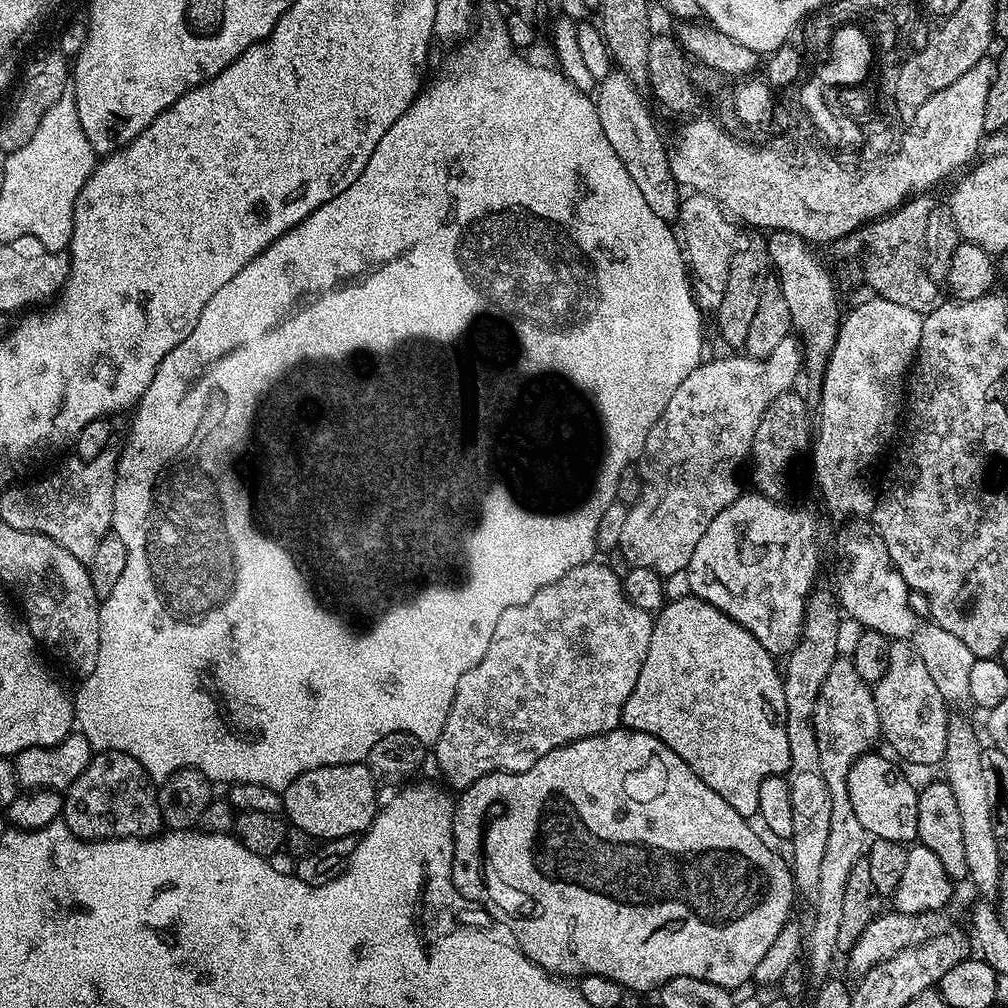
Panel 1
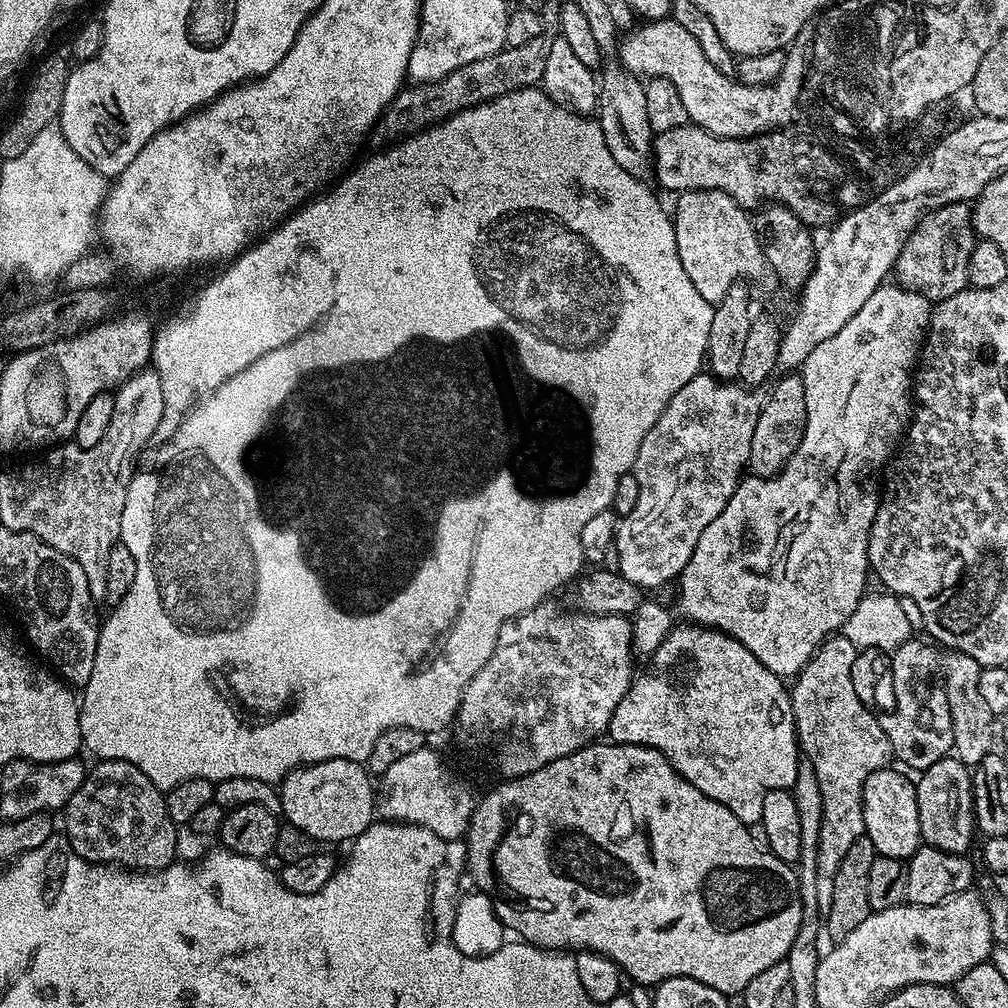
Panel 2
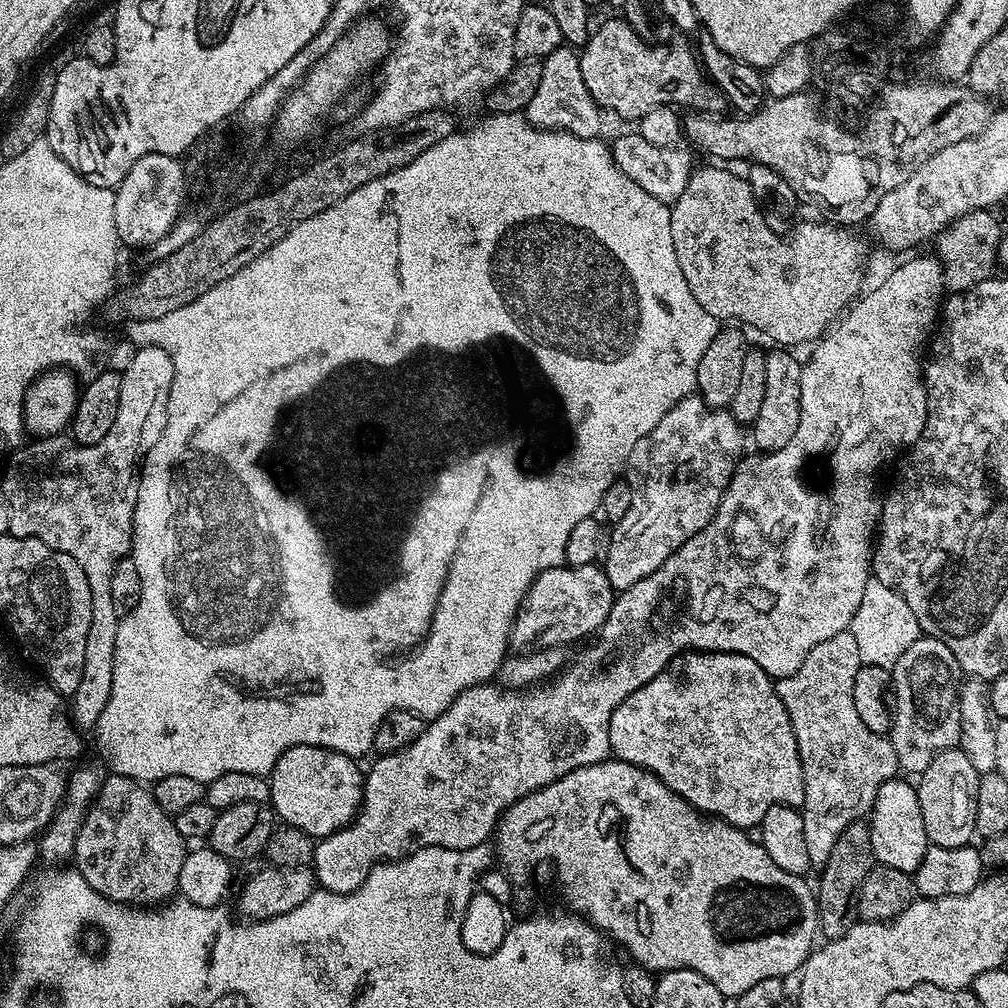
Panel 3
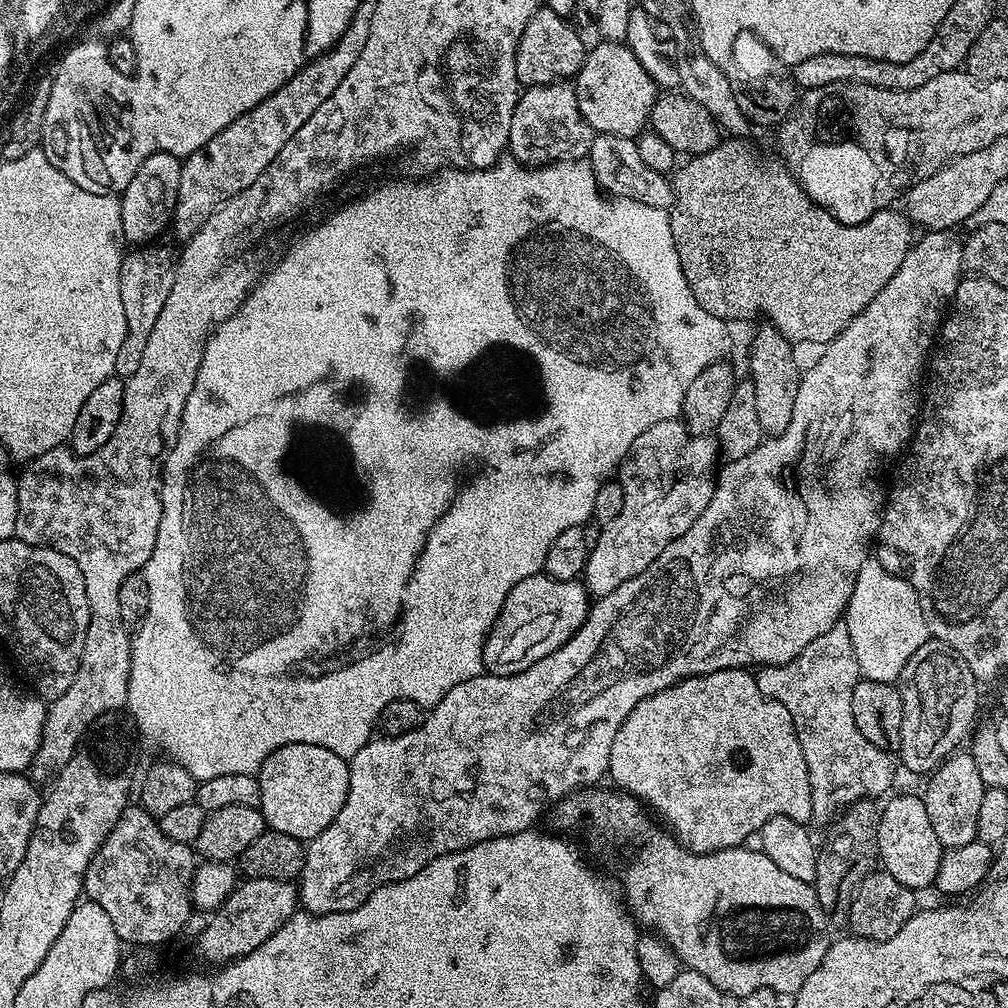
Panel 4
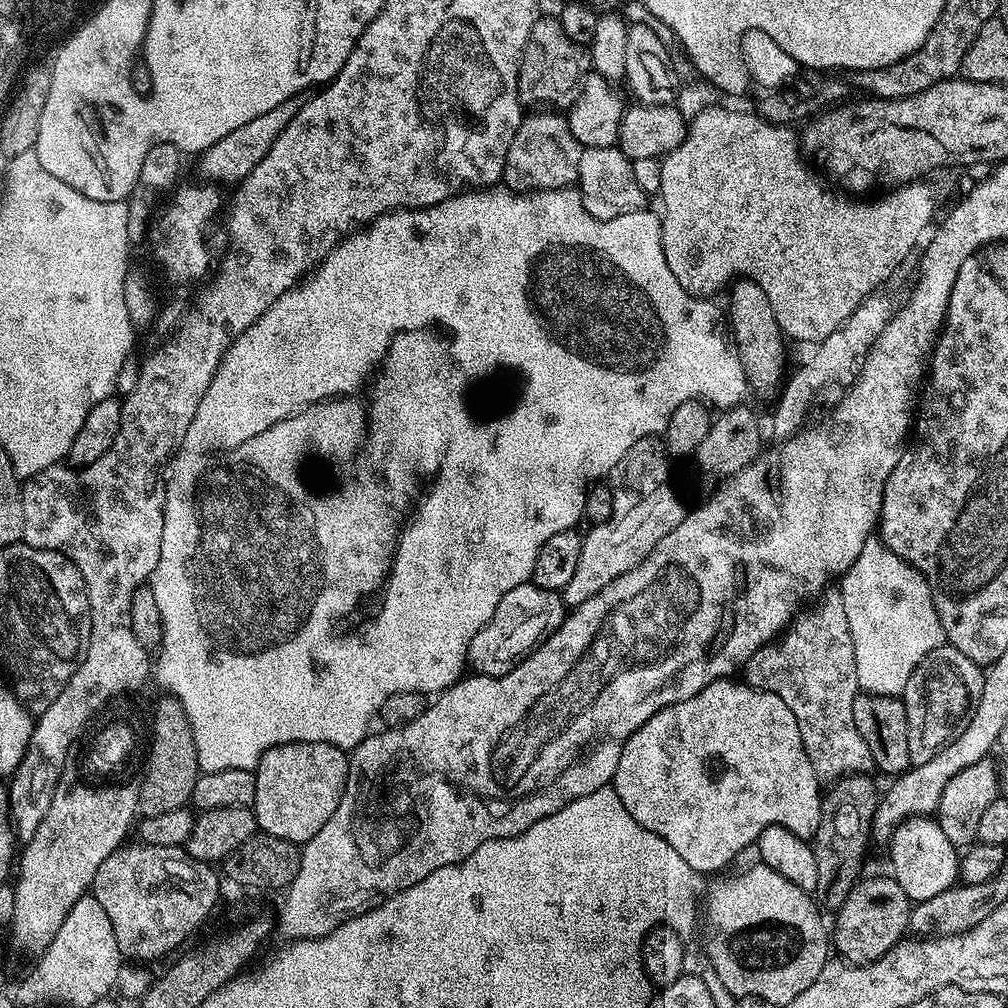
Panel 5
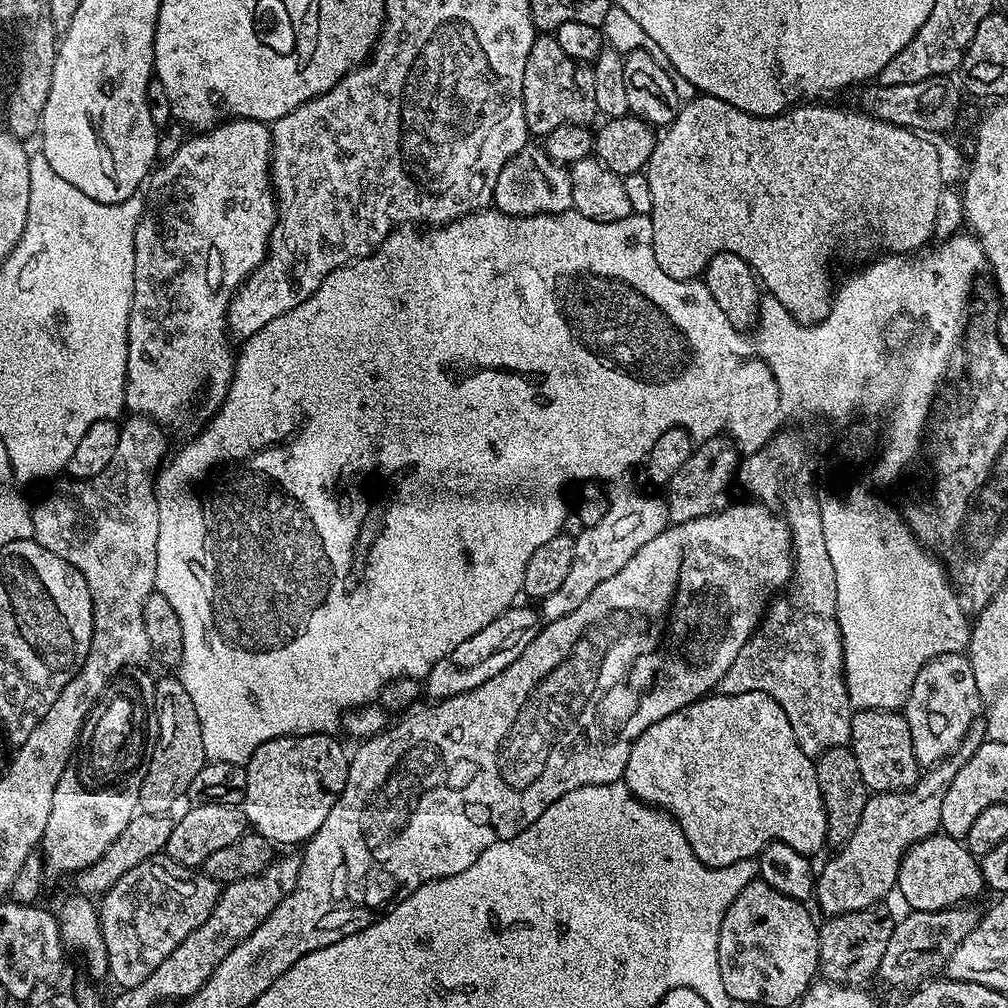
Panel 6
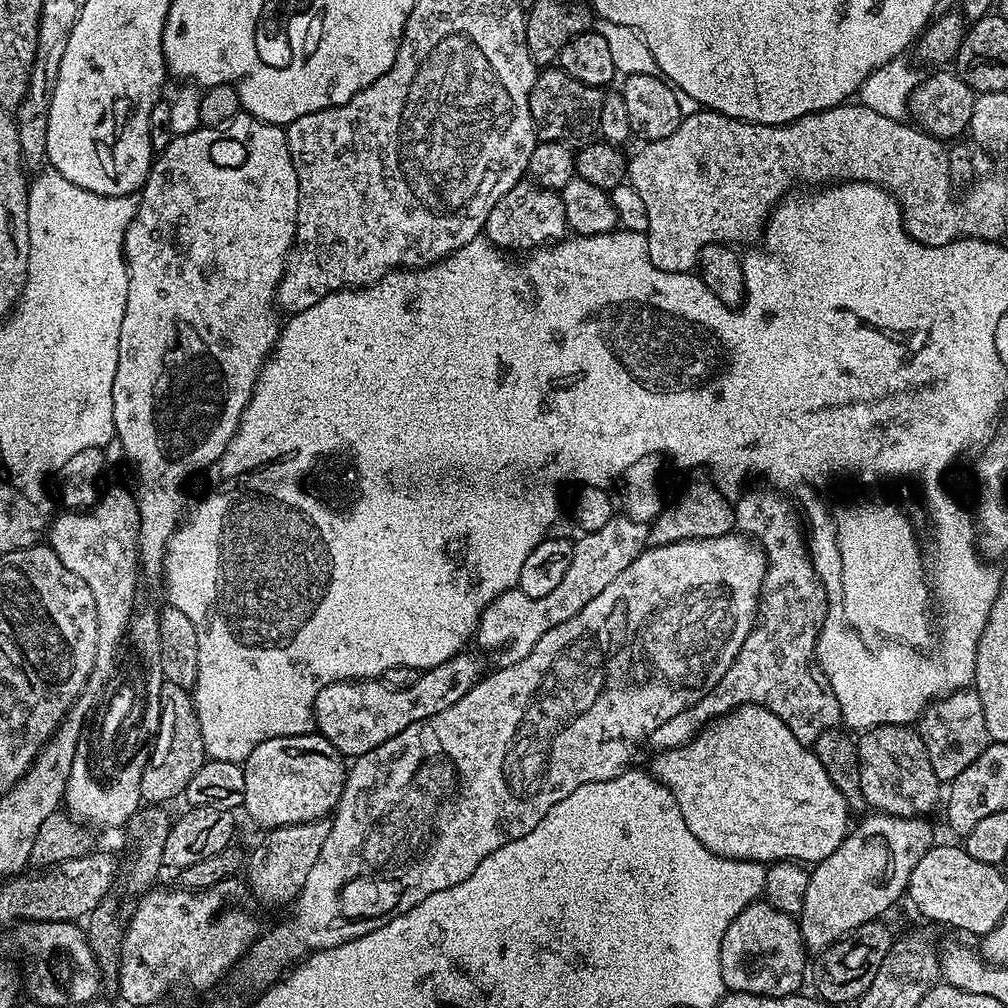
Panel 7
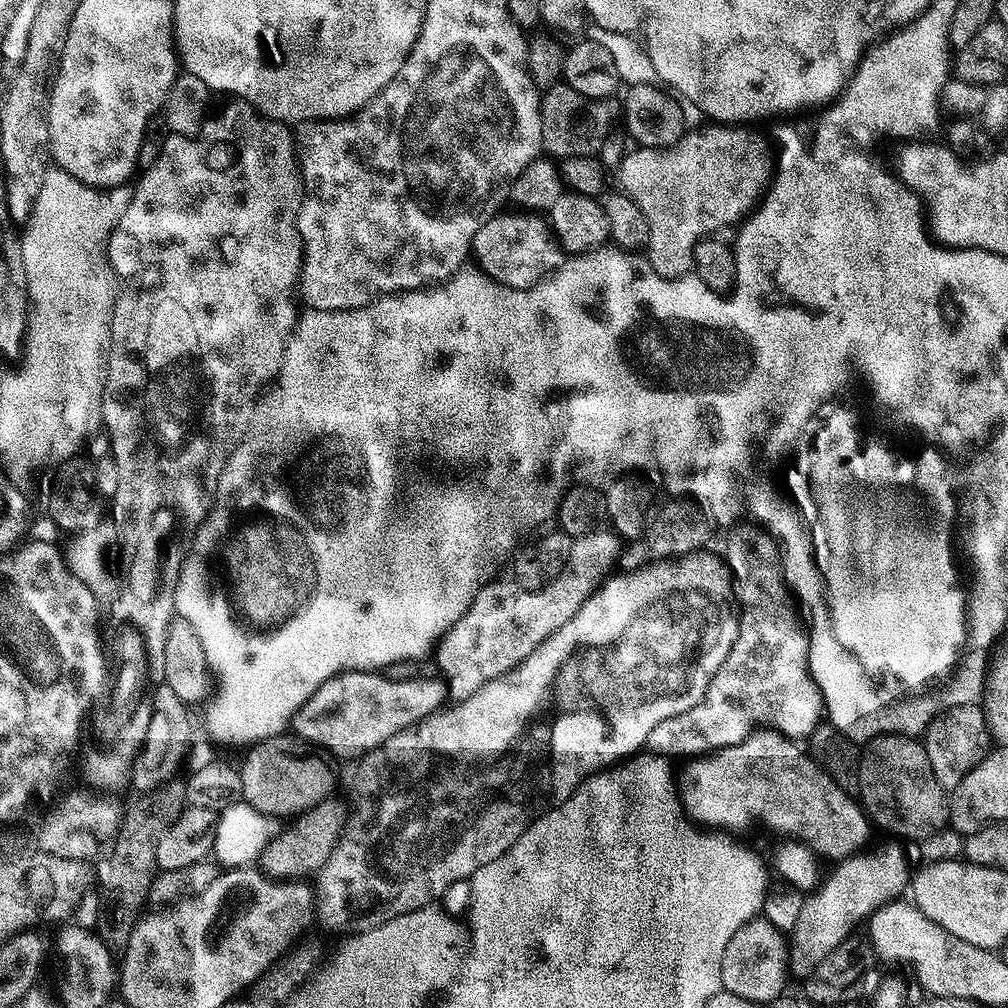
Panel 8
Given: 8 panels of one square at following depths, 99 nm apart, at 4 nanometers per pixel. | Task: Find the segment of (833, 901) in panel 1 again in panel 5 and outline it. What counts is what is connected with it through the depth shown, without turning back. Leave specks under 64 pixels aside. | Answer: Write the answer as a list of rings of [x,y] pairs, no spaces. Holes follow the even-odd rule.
[[[840,590],[832,591],[825,591],[811,607],[801,611],[783,635],[762,645],[742,669],[743,679],[750,687],[778,694],[778,698],[790,706],[790,714],[794,714],[802,734],[802,746],[816,775],[824,782],[835,782],[841,776],[868,774],[874,768],[870,746],[866,746],[862,734],[858,734],[858,726],[854,726],[854,698],[861,691],[861,686],[855,664],[854,642],[851,641],[850,625],[843,606],[843,594]]]

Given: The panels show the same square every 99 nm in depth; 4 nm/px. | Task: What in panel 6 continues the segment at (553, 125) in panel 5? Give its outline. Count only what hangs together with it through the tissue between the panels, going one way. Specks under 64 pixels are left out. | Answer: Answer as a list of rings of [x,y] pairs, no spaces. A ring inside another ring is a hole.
[[[543,147],[523,148],[517,156],[506,162],[502,174],[498,174],[492,204],[495,211],[504,212],[507,216],[537,216],[543,212],[567,212],[572,208],[572,173],[567,167],[557,166],[553,163]]]

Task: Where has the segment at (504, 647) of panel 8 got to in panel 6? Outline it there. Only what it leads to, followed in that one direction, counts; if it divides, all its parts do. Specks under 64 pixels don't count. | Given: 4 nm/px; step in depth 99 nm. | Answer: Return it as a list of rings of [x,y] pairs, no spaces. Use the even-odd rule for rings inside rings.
[[[620,488],[611,493],[606,518],[598,522],[598,526],[583,529],[575,537],[574,566],[570,566],[570,574],[554,594],[550,594],[542,601],[542,616],[545,621],[566,618],[573,610],[578,610],[586,598],[590,598],[590,590],[594,586],[602,586],[606,578],[614,578],[646,542],[658,538],[662,530],[669,527],[668,506],[663,499],[656,496],[643,496],[640,492],[631,492],[628,488]]]

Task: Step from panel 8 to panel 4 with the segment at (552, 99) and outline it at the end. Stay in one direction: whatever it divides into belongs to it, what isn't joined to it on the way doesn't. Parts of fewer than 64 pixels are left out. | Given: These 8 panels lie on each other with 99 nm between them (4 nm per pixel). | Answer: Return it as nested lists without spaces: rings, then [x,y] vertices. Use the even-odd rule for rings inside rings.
[[[543,6],[537,7],[534,15],[526,22],[526,30],[522,30],[522,38],[516,47],[516,78],[521,85],[564,82],[576,75],[584,62],[586,45],[584,46],[583,38],[568,23],[565,17],[554,14],[554,10]]]

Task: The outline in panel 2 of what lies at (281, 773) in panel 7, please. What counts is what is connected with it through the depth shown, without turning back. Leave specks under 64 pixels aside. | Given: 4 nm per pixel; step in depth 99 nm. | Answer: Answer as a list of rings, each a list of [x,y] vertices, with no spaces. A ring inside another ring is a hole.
[[[334,758],[317,764],[305,764],[289,772],[278,785],[280,794],[280,812],[289,824],[298,826],[298,830],[306,830],[310,838],[317,842],[325,840],[328,844],[336,844],[339,840],[355,841],[374,823],[378,812],[378,796],[374,791],[374,780],[367,767],[359,760],[343,760]]]

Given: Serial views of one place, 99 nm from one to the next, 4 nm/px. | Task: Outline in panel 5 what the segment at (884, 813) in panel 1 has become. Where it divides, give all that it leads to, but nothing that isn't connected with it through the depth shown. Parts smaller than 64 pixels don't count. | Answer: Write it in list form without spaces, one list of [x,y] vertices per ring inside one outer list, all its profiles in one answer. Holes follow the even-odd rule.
[[[909,816],[894,830],[887,848],[892,855],[891,875],[898,886],[906,890],[909,901],[934,898],[934,894],[942,894],[942,890],[957,883],[960,874],[958,848],[950,842],[950,838],[946,838],[946,834],[942,834],[939,819],[932,816]]]

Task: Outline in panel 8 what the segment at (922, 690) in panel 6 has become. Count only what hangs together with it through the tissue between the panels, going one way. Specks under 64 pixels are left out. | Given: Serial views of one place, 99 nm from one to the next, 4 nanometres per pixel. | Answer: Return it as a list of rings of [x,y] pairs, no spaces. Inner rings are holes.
[[[975,702],[946,709],[939,716],[935,716],[924,729],[922,743],[936,781],[945,790],[956,788],[958,782],[962,782],[962,778],[966,778],[966,774],[974,770],[974,766],[986,755],[989,747],[990,737],[984,721],[983,707]]]

